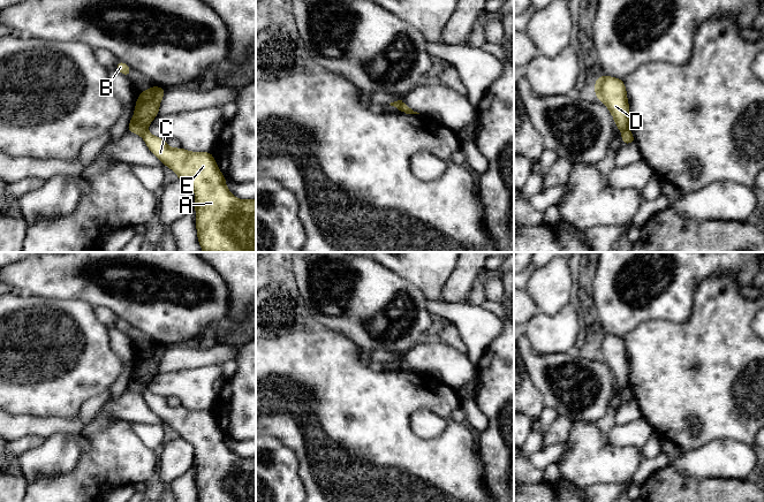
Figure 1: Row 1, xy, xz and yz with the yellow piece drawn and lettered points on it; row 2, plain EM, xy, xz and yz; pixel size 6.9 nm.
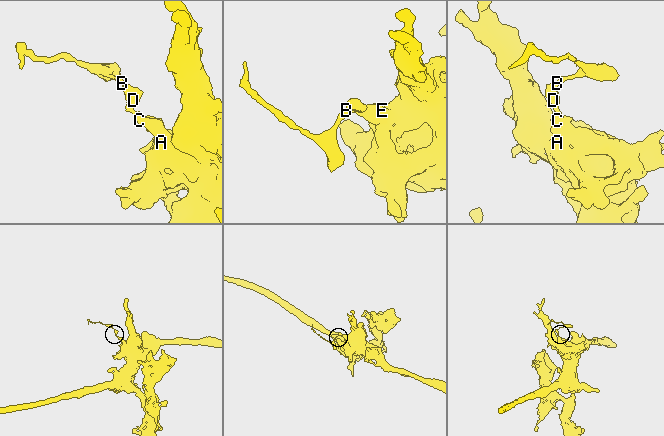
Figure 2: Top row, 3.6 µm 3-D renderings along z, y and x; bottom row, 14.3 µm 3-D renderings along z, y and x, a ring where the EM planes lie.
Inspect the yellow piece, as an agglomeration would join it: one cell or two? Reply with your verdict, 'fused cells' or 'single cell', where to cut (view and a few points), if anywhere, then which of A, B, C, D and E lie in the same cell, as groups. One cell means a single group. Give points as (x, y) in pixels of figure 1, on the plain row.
fused cells; cut in yz along (628, 387), (623, 390); A C E / B D

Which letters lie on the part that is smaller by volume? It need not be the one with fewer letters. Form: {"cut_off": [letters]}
{"cut_off": ["B", "D"]}

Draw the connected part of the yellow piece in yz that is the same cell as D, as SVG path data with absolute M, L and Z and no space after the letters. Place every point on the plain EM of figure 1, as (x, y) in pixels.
M597 334L595 353L611 370L617 387L623 390L629 388L629 360L623 337L612 334Z

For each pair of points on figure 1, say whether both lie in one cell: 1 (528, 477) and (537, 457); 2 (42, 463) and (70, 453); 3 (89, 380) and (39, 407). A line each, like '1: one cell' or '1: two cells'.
1: two cells
2: one cell
3: one cell

